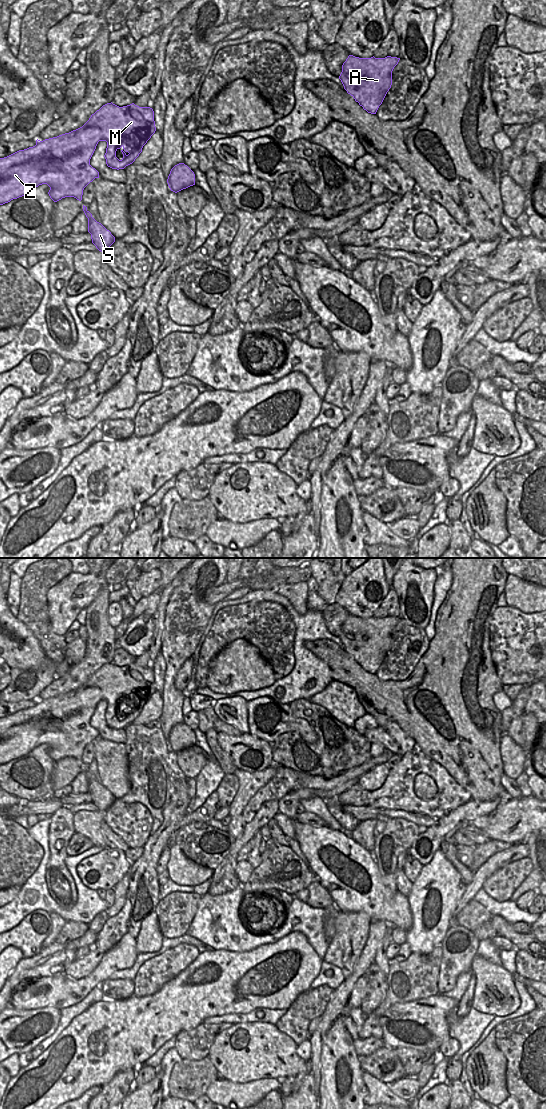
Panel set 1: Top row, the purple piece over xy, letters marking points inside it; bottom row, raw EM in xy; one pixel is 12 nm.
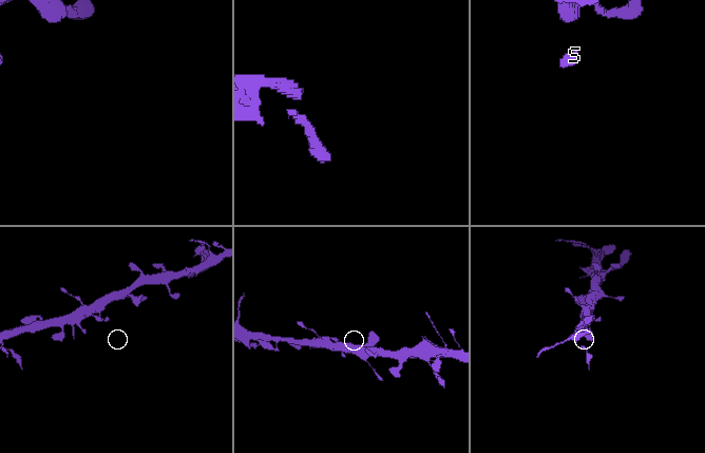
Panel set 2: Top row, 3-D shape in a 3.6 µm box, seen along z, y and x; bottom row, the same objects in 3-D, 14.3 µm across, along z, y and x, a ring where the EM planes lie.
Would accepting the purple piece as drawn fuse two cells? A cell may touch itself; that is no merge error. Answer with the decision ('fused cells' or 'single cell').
single cell

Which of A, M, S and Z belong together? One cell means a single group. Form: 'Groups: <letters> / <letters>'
Groups: A M S Z

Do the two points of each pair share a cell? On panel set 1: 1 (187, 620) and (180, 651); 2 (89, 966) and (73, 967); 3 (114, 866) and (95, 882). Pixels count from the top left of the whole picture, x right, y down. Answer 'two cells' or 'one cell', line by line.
1: one cell
2: one cell
3: one cell

